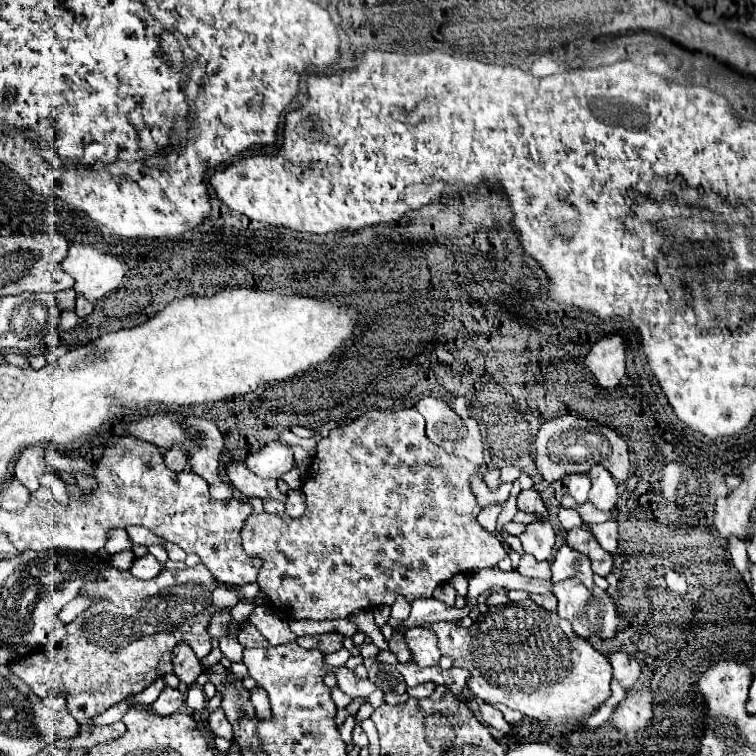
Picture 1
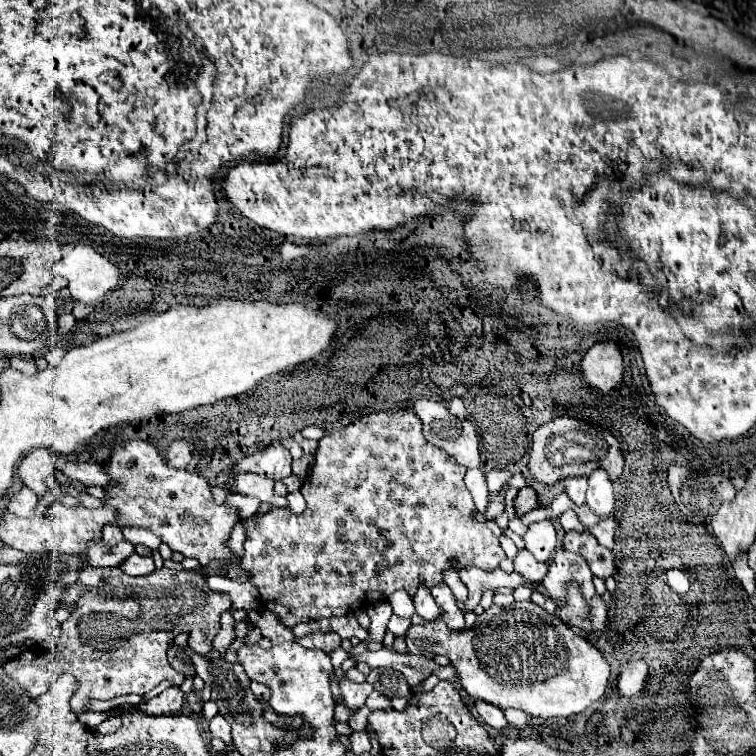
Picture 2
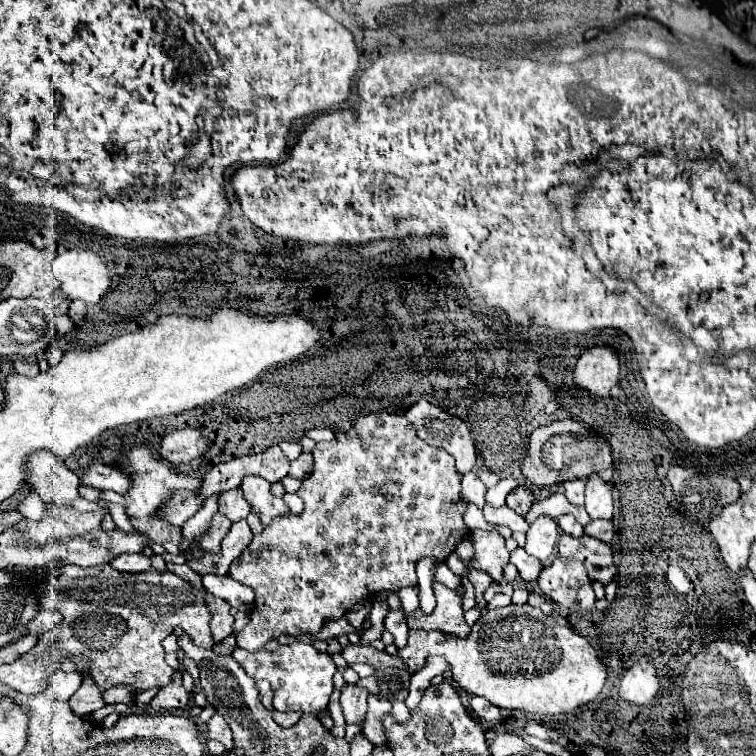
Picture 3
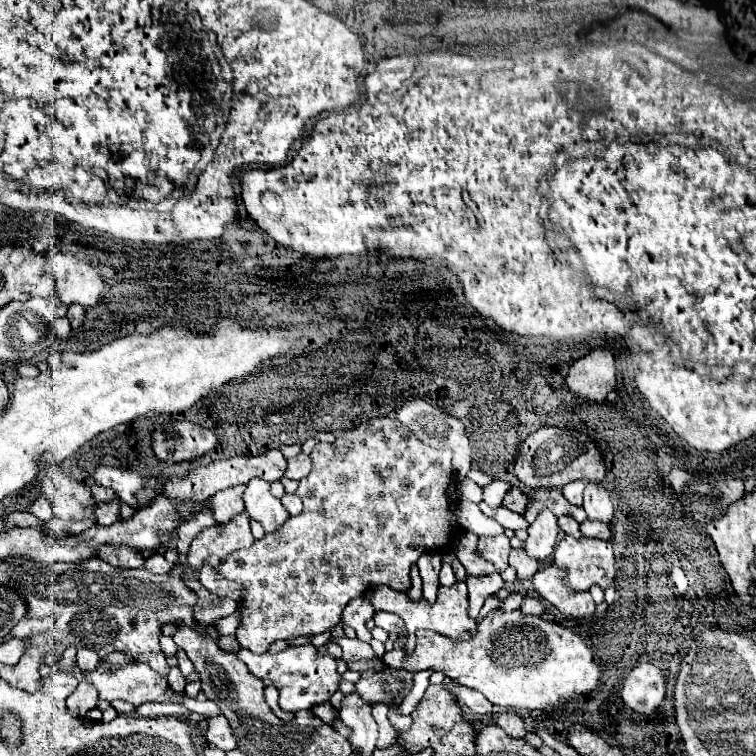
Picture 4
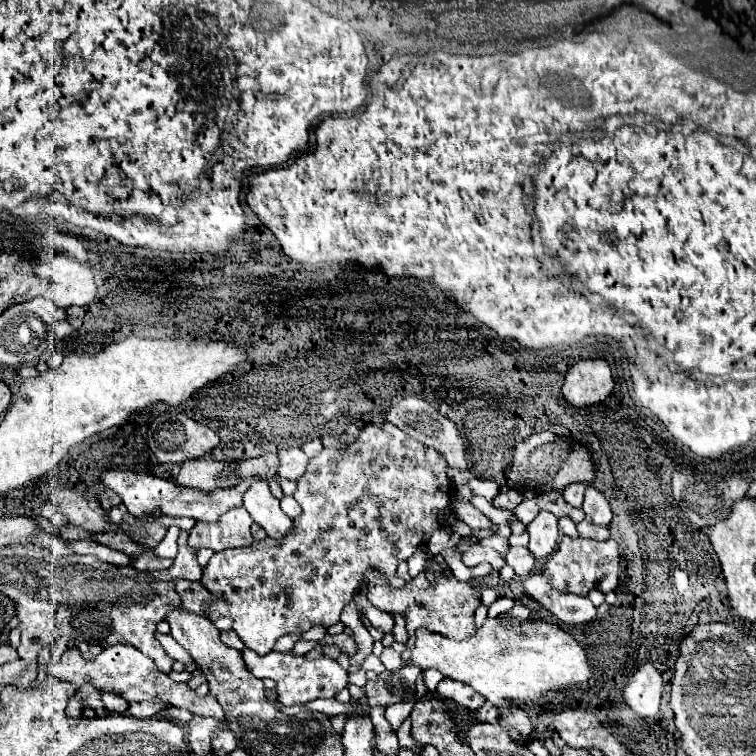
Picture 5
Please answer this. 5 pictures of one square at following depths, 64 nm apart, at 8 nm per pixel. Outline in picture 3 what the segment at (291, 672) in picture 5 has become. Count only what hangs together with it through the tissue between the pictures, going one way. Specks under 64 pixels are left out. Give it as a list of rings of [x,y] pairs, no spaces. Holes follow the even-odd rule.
[[[296,642],[288,646],[280,646],[274,652],[248,652],[242,648],[236,648],[234,654],[236,662],[244,666],[248,676],[254,680],[268,680],[274,690],[274,708],[280,712],[312,712],[318,716],[330,700],[330,694],[334,690],[332,676],[336,674],[336,664],[326,652],[318,652],[312,644]]]

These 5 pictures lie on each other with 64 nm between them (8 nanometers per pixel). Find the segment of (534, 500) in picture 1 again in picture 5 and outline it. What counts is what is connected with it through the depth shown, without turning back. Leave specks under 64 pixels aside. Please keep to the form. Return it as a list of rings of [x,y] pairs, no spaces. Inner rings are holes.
[[[502,486],[496,494],[496,498],[492,500],[492,506],[496,508],[504,508],[504,510],[514,510],[520,502],[522,502],[522,494],[510,486]]]

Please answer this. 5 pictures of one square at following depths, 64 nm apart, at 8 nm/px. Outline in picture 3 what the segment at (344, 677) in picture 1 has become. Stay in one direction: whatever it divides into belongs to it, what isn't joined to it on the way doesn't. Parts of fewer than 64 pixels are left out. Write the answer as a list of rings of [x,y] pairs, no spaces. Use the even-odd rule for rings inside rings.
[[[346,684],[342,688],[340,706],[344,710],[346,724],[358,724],[360,728],[364,728],[366,712],[368,712],[366,698],[368,698],[368,692],[364,688],[358,688],[356,684]]]

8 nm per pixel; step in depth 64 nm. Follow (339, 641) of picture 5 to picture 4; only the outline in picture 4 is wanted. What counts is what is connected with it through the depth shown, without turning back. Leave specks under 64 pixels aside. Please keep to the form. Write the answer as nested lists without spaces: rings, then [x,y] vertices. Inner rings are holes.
[[[340,636],[340,638],[334,638],[334,642],[344,650],[342,658],[348,660],[348,662],[356,662],[356,660],[364,660],[364,658],[376,658],[376,654],[372,652],[370,644],[360,642],[358,638]]]

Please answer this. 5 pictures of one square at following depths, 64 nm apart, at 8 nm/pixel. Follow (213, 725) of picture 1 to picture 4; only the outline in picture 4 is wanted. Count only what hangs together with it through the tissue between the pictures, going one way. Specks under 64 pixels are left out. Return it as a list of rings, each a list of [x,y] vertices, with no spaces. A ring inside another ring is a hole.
[[[216,716],[216,718],[208,718],[208,732],[206,732],[206,740],[224,750],[230,752],[236,748],[236,736],[232,734],[232,728],[228,724],[228,720],[224,716]]]

